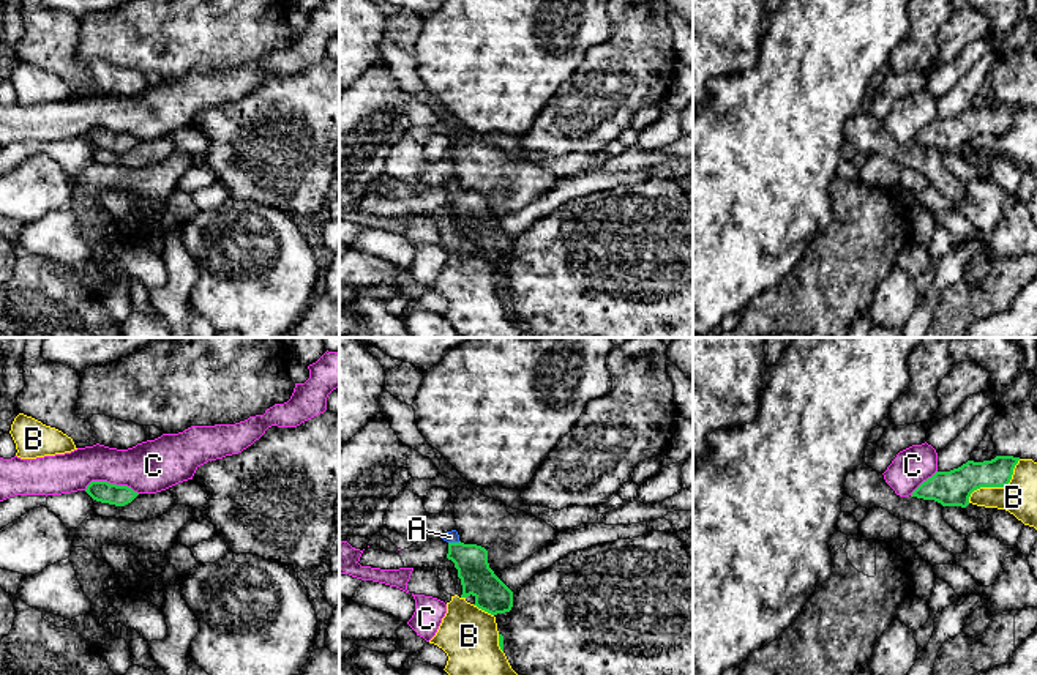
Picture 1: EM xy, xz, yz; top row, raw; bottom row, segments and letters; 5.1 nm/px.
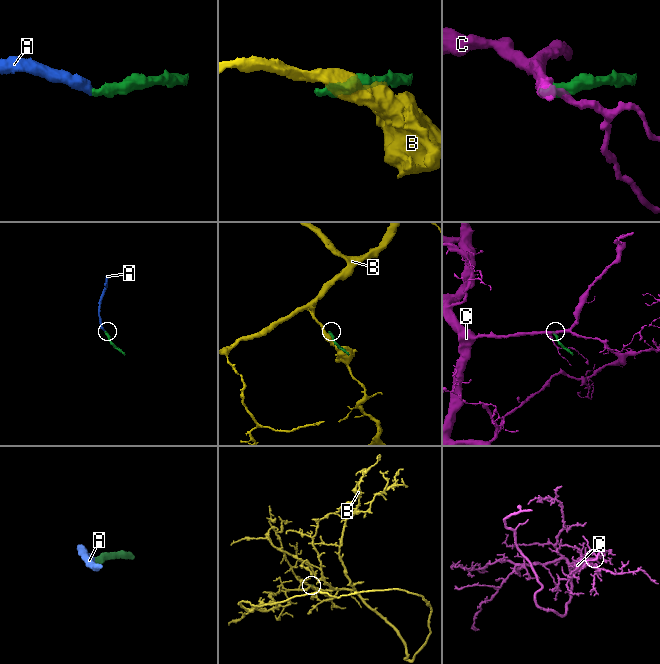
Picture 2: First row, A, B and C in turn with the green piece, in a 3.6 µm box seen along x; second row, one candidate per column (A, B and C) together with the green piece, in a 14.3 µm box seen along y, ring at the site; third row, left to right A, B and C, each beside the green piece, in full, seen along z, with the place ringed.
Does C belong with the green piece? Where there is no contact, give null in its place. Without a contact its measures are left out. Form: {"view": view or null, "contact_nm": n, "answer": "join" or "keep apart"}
{"view": "xy", "contact_nm": 280, "answer": "keep apart"}

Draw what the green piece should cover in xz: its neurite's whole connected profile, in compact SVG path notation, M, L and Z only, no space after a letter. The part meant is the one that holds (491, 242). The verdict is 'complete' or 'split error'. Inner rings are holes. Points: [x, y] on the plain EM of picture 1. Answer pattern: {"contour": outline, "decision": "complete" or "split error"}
{"contour": "M456 177L442 183L448 189L447 205L455 210L461 226L461 244L474 243L478 255L497 262L513 254L513 238L494 221L488 210L488 197L459 188Z", "decision": "split error"}

